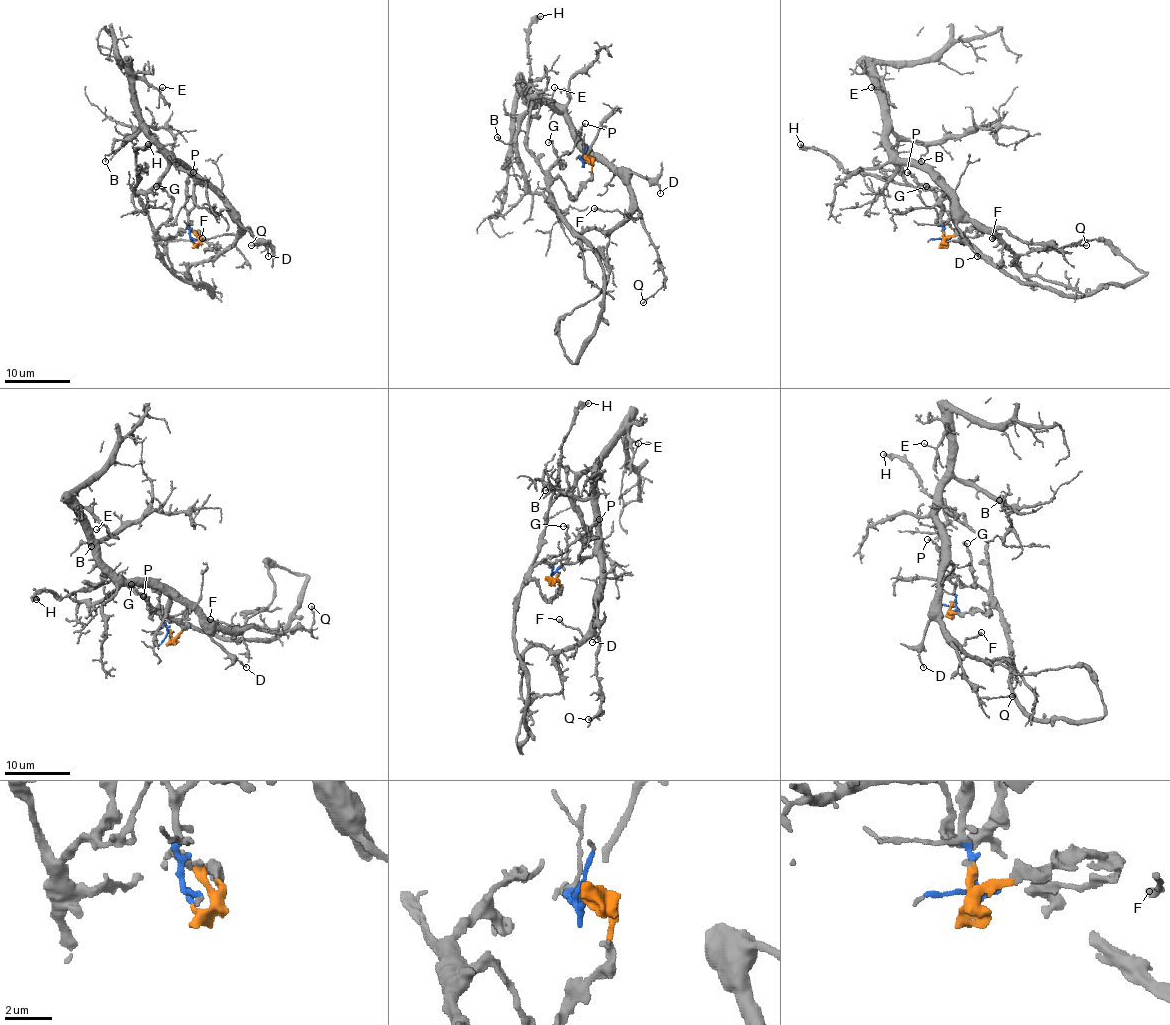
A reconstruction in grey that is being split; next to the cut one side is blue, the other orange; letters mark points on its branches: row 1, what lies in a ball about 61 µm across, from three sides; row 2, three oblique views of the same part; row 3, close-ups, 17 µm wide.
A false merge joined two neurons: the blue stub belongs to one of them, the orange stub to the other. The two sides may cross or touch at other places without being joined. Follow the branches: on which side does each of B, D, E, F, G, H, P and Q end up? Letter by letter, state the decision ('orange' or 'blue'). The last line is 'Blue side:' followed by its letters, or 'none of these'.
B: blue
D: blue
E: blue
F: blue
G: orange
H: orange
P: orange
Q: blue
Blue side: B, D, E, F, Q

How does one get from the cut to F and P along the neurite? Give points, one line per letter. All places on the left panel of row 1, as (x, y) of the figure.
F: (193, 242), (188, 227), (193, 186), (204, 185), (236, 219), (237, 232), (201, 238)
P: (193, 242), (200, 234), (190, 229), (175, 237), (157, 230), (185, 204), (193, 171)

